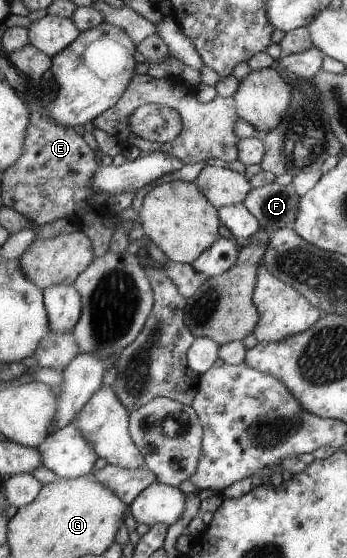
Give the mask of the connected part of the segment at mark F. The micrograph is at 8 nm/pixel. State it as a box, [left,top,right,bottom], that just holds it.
[245,182,301,235]

